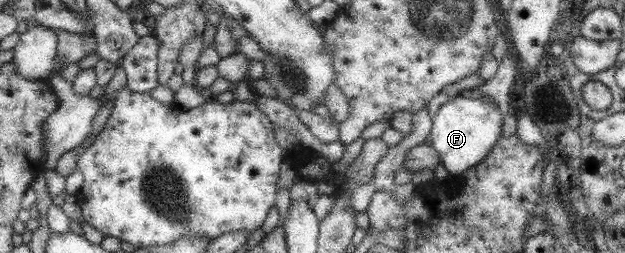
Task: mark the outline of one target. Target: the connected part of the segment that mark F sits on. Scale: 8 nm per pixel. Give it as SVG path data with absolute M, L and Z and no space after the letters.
M454 96L453 100L442 104L435 111L431 122L430 146L436 150L449 177L460 176L483 161L489 148L495 145L501 136L502 120L497 107L483 103L480 98Z

